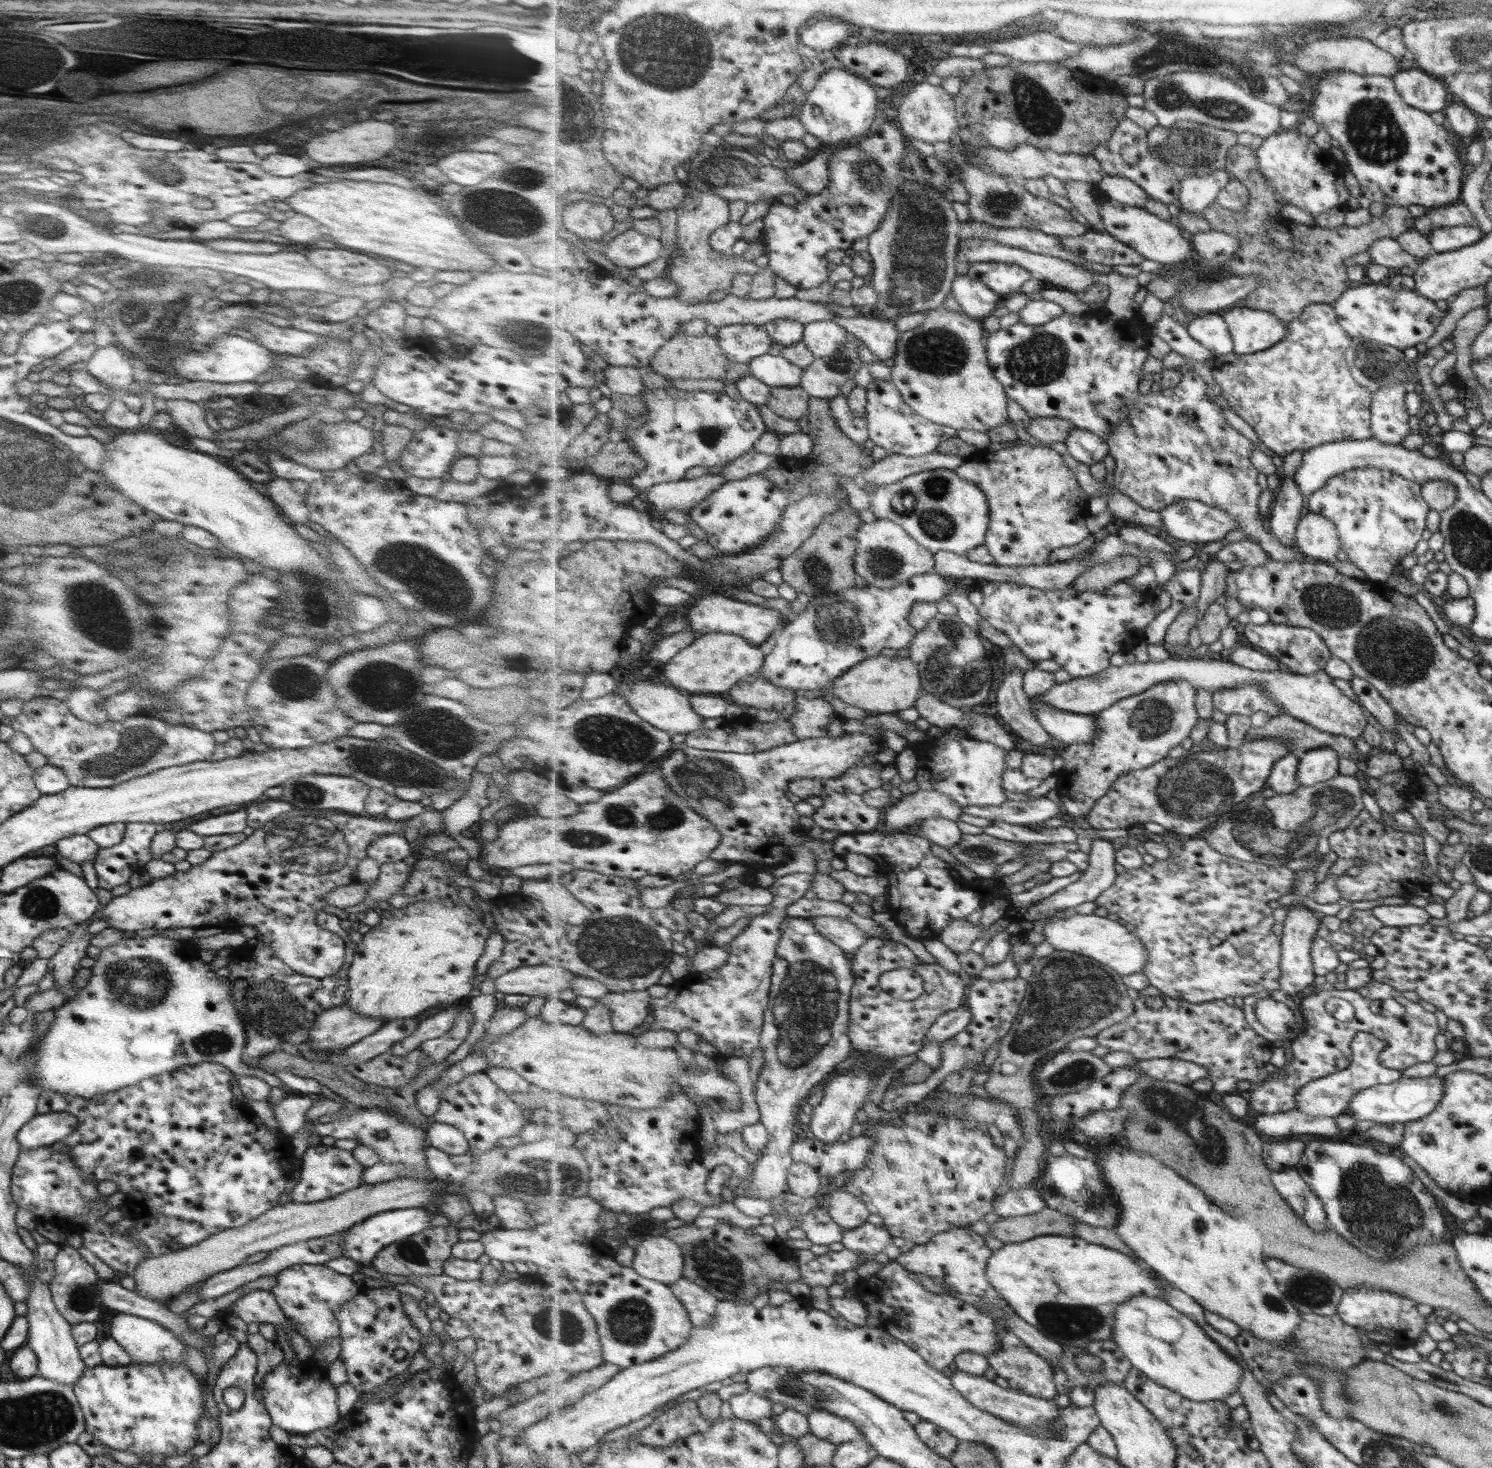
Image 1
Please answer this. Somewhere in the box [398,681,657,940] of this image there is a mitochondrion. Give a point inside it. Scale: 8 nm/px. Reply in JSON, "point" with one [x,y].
{"point":[439,735]}

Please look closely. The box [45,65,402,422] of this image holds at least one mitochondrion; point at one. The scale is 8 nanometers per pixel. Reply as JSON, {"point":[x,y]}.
{"point":[161,167]}

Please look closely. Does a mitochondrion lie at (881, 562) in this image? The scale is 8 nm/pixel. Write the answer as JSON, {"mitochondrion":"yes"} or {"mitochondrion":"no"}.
{"mitochondrion":"yes"}

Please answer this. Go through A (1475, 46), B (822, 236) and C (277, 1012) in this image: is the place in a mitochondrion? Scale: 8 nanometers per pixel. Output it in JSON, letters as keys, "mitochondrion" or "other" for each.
{"A":"mitochondrion","B":"other","C":"mitochondrion"}

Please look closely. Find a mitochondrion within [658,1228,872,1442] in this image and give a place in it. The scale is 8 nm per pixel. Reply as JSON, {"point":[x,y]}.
{"point":[714,1262]}

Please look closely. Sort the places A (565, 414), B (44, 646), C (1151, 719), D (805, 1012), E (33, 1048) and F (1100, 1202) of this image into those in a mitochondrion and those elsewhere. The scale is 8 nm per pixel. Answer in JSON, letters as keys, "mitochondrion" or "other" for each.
{"A":"other","B":"other","C":"mitochondrion","D":"mitochondrion","E":"other","F":"mitochondrion"}

